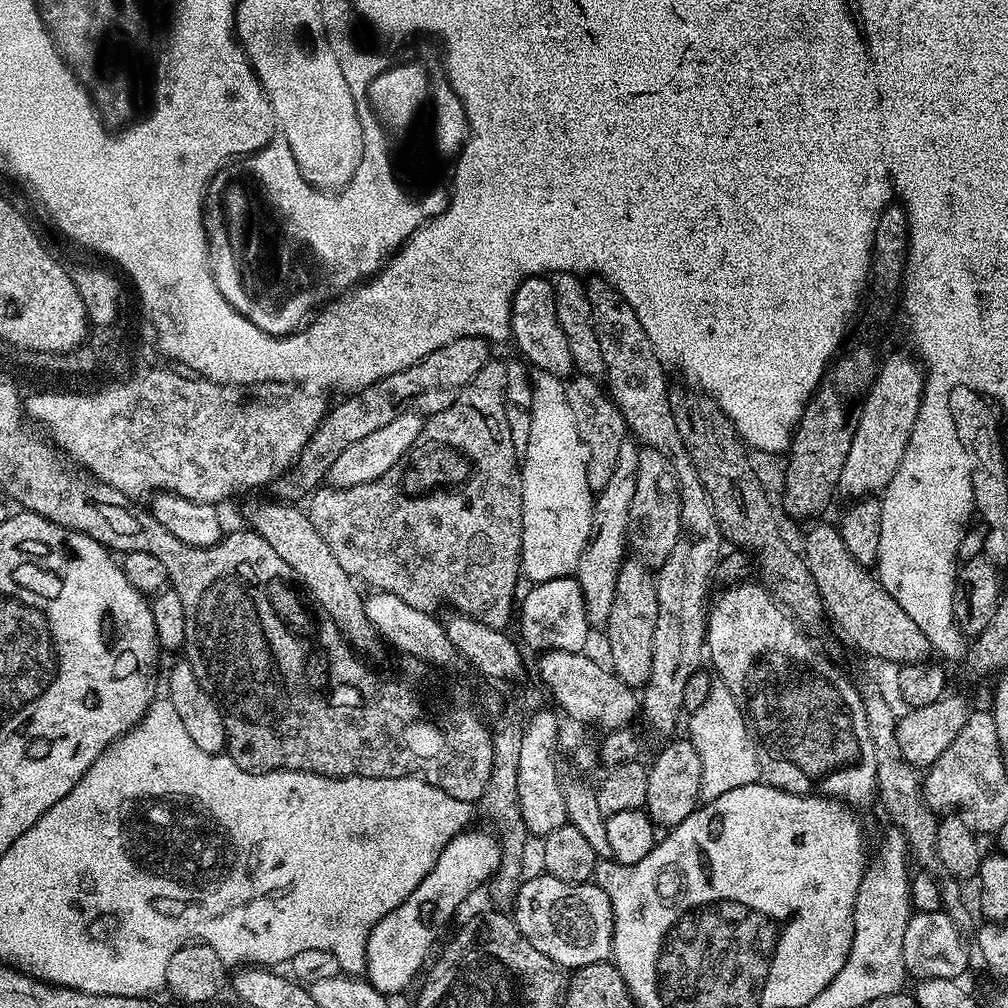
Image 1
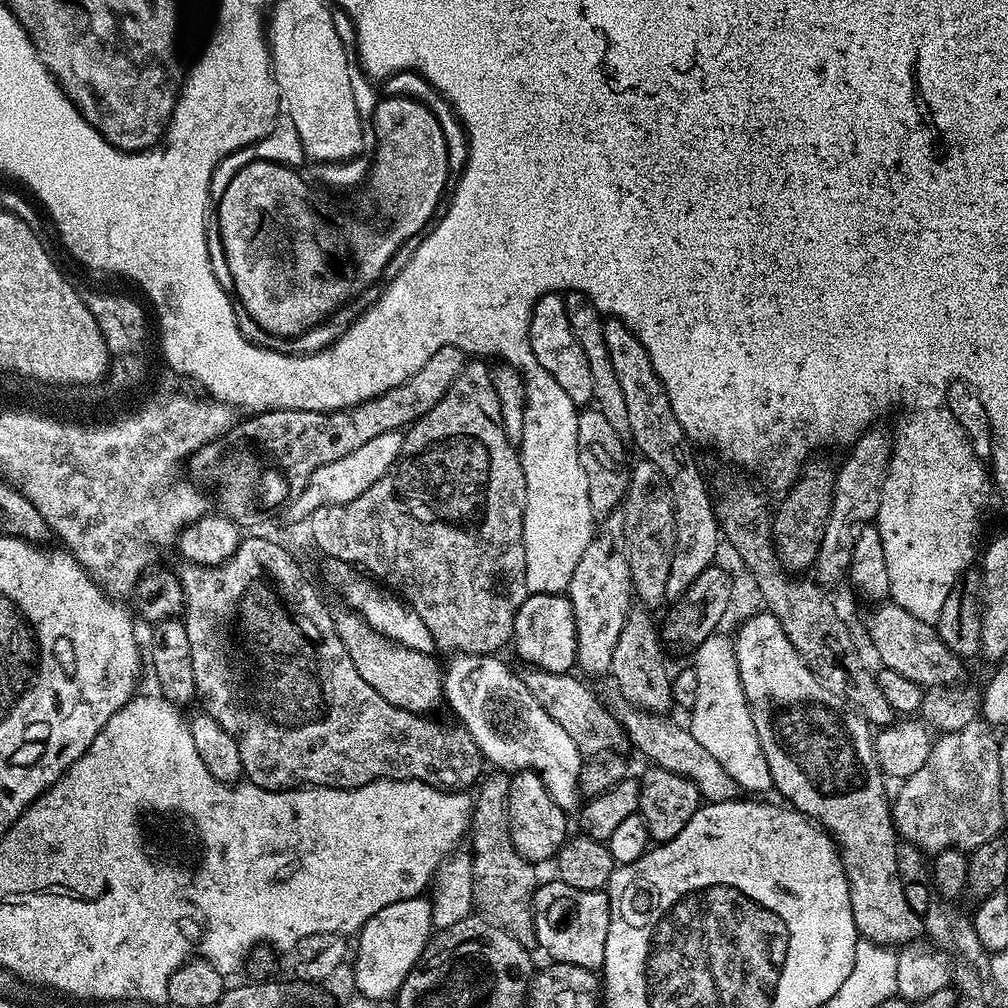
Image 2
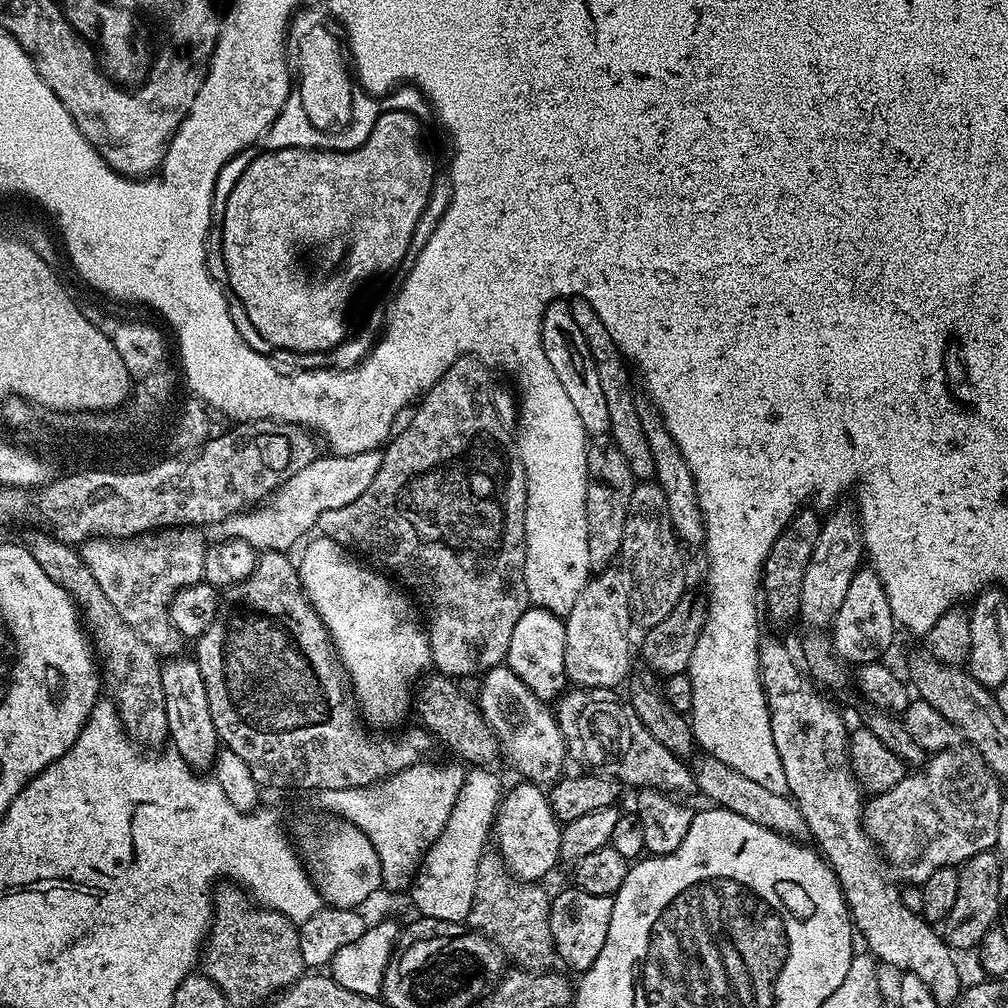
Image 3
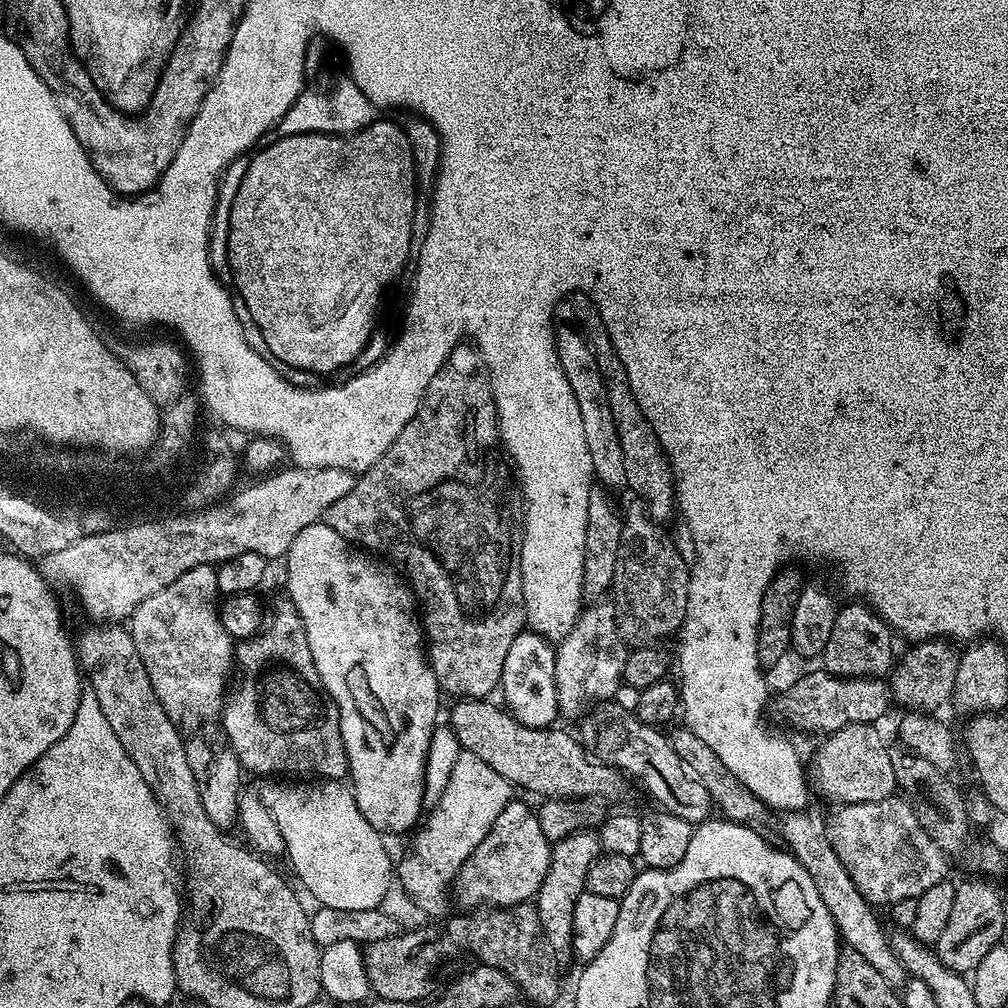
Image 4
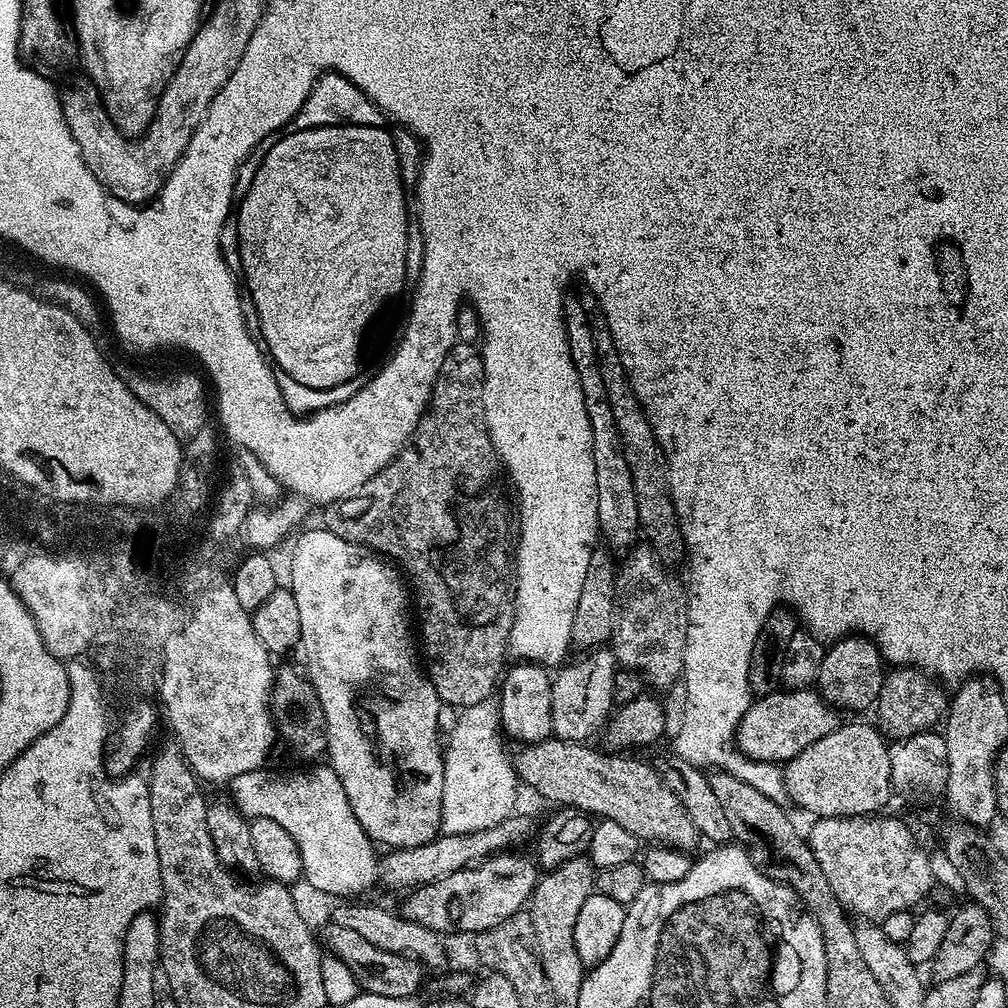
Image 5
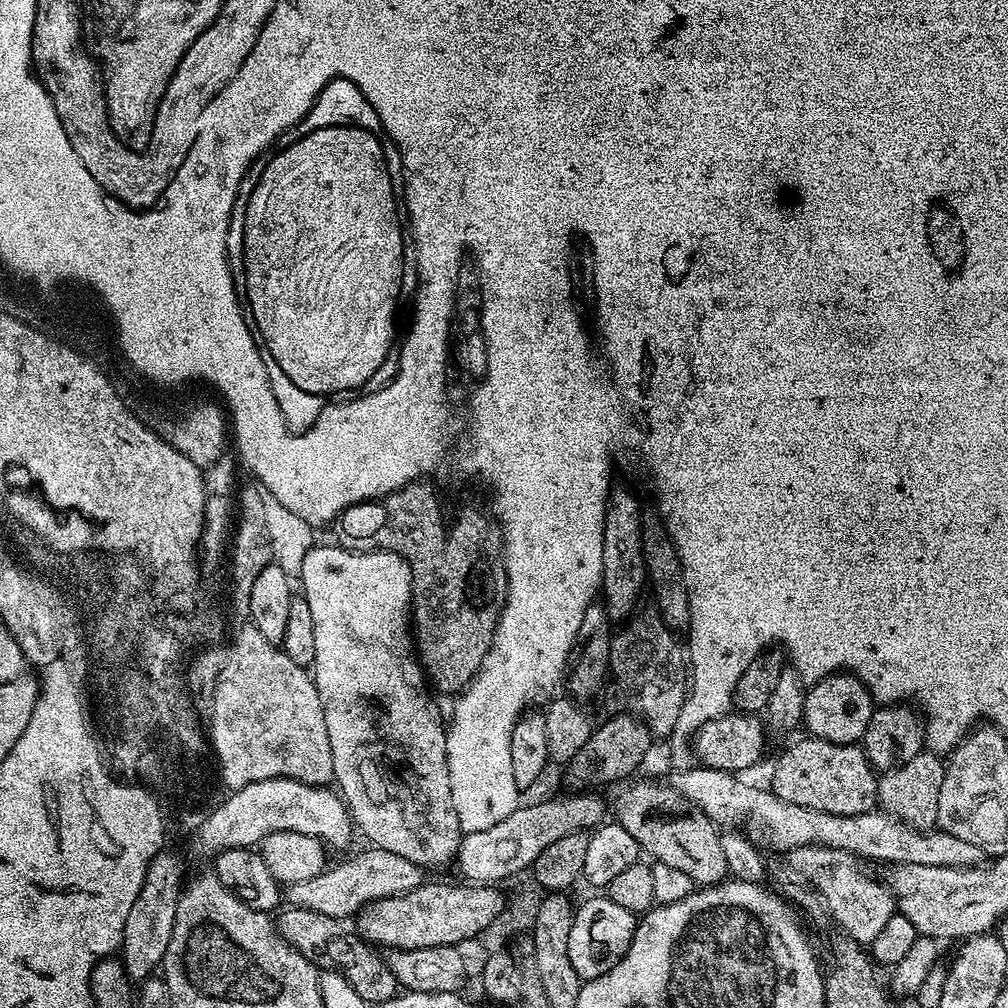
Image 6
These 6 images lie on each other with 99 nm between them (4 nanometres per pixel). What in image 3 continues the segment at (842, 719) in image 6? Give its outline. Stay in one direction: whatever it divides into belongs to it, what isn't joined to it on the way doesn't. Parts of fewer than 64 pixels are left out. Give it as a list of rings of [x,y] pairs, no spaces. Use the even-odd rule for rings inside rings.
[[[870,566],[859,567],[847,587],[842,606],[839,606],[836,616],[831,620],[832,648],[845,665],[875,664],[883,657],[880,655],[891,646],[896,632],[898,625],[890,610],[890,598],[886,598],[886,590],[878,574]]]

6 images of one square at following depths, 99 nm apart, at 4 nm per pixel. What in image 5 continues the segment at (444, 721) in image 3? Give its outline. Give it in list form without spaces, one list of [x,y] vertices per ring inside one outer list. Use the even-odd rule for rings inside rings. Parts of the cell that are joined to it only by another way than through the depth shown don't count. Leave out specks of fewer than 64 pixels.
[[[549,738],[538,742],[537,744],[525,744],[519,750],[520,753],[515,753],[514,756],[514,767],[516,770],[516,775],[521,781],[524,780],[537,792],[540,796],[545,796],[550,803],[556,804],[552,806],[563,806],[565,808],[576,808],[580,812],[587,812],[589,816],[593,818],[603,818],[609,820],[610,822],[618,822],[618,826],[623,826],[625,830],[630,830],[630,834],[634,834],[637,840],[641,842],[647,842],[647,840],[652,840],[648,842],[655,842],[657,845],[665,846],[667,848],[678,848],[682,852],[691,853],[693,851],[692,847],[696,843],[701,843],[702,837],[698,829],[695,828],[694,822],[691,821],[690,814],[684,808],[682,802],[679,800],[678,794],[674,792],[671,786],[668,785],[665,777],[661,775],[660,772],[656,773],[654,769],[648,764],[643,764],[640,760],[631,760],[631,755],[628,754],[609,754],[607,751],[601,750],[599,752],[596,748],[587,748],[589,745],[584,742],[577,742],[574,740],[558,740],[555,738]]]

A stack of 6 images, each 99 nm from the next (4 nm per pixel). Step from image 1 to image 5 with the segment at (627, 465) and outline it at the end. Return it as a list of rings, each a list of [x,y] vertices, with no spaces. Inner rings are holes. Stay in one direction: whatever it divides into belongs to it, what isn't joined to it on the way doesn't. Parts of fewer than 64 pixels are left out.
[[[597,646],[581,660],[565,663],[560,673],[552,676],[552,697],[550,698],[550,718],[552,736],[558,740],[587,741],[605,727],[606,721],[613,715],[612,695],[617,688],[618,665],[611,647]]]

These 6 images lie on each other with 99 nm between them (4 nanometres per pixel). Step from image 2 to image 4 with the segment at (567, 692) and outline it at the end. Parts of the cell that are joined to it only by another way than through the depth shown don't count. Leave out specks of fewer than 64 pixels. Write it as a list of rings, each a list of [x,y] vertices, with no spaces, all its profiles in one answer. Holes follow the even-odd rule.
[[[604,702],[593,707],[579,721],[579,739],[601,764],[610,765],[627,777],[640,778],[650,795],[670,801],[669,811],[693,824],[703,823],[713,807],[709,792],[688,771],[659,727],[644,723],[629,707],[626,709],[616,703]]]

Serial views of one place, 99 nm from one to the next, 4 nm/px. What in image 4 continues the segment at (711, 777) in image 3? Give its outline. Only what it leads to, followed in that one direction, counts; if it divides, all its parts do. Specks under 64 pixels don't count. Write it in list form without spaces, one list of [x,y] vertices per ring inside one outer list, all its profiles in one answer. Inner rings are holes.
[[[811,811],[785,812],[780,816],[780,836],[785,840],[787,851],[795,856],[796,860],[807,870],[810,878],[814,878],[814,886],[818,886],[818,894],[822,902],[826,902],[826,908],[836,923],[836,930],[840,934],[840,939],[847,947],[853,948],[882,978],[886,978],[889,984],[900,986],[905,983],[906,973],[902,962],[894,954],[889,933],[884,933],[884,928],[876,918],[873,905],[869,904],[864,896],[854,886],[846,866],[834,854],[834,846],[830,846],[828,829],[825,821],[815,820],[811,816]]]

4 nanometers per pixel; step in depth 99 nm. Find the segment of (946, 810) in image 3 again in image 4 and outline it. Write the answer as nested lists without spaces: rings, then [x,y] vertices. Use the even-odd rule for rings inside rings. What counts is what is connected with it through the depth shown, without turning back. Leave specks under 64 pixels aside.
[[[893,794],[878,802],[845,804],[837,807],[835,811],[836,813],[826,820],[830,846],[834,846],[834,854],[838,854],[854,886],[858,886],[869,904],[891,906],[894,902],[914,900],[949,875],[949,857],[930,838],[930,834],[926,834],[926,830],[918,822],[916,811],[903,795]]]

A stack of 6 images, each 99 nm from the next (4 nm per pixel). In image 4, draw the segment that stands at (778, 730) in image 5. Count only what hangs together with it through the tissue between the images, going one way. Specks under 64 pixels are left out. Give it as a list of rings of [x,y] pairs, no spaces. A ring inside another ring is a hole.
[[[808,670],[788,692],[781,692],[771,701],[770,712],[780,724],[801,728],[804,732],[831,734],[851,724],[875,725],[893,703],[889,685],[871,676],[836,676],[827,670]]]

